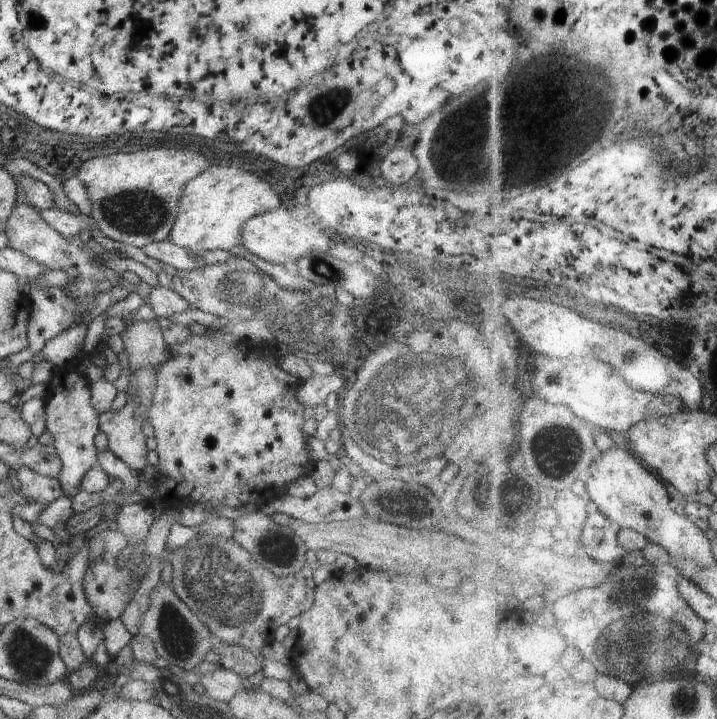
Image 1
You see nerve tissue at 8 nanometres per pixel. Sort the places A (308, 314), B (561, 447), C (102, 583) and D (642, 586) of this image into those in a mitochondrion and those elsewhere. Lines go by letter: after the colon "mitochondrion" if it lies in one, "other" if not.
A: mitochondrion
B: mitochondrion
C: other
D: mitochondrion

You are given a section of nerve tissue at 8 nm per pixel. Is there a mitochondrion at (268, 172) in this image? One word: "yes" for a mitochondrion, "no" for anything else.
no

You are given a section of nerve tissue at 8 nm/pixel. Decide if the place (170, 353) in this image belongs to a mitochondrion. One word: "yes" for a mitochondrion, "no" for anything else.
no

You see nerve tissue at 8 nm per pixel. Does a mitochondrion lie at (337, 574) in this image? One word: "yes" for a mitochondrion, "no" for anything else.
no

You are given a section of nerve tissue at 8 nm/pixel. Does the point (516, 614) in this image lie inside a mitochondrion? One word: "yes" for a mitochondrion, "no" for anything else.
no

